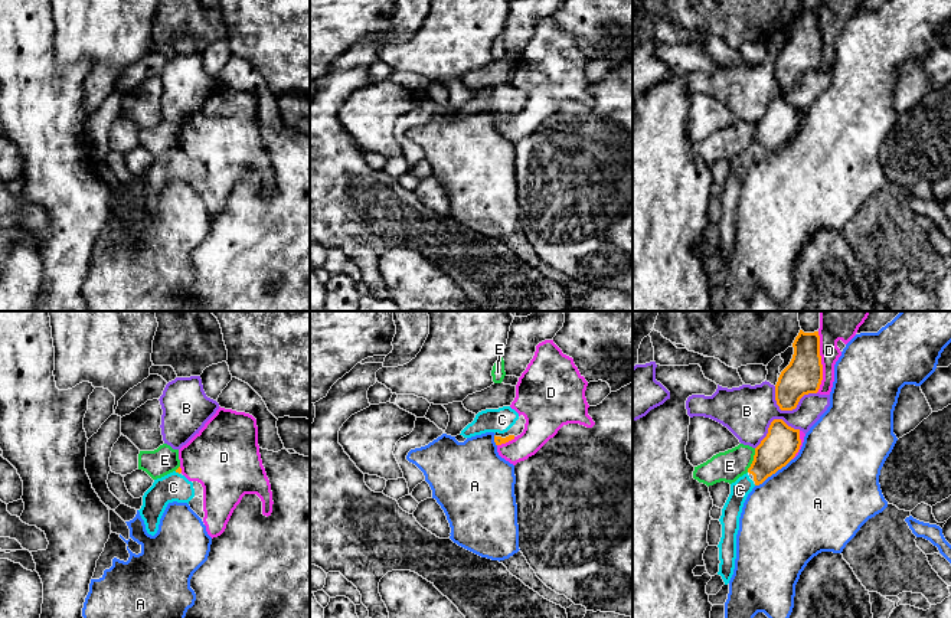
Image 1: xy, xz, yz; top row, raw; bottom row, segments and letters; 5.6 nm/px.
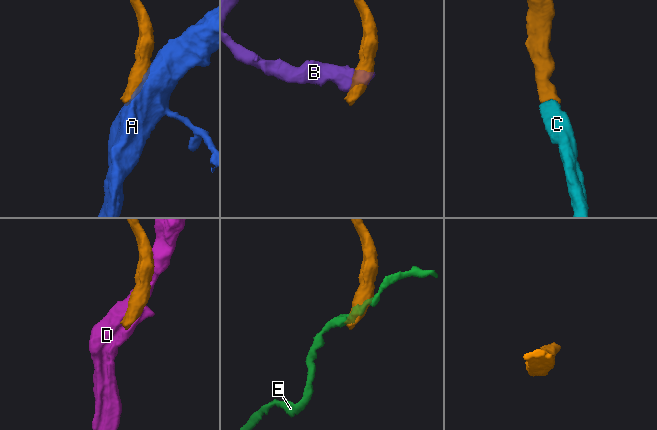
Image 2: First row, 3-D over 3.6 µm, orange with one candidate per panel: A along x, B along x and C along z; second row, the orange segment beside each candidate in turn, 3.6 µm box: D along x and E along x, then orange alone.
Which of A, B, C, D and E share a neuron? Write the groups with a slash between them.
A / B / C / D / E

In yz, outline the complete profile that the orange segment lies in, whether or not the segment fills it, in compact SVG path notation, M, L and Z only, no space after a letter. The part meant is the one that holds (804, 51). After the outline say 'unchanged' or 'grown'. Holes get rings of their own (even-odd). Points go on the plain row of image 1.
M800 7L792 24L792 36L775 62L775 78L781 88L795 86L804 72L818 69L823 58L818 9Z; unchanged

